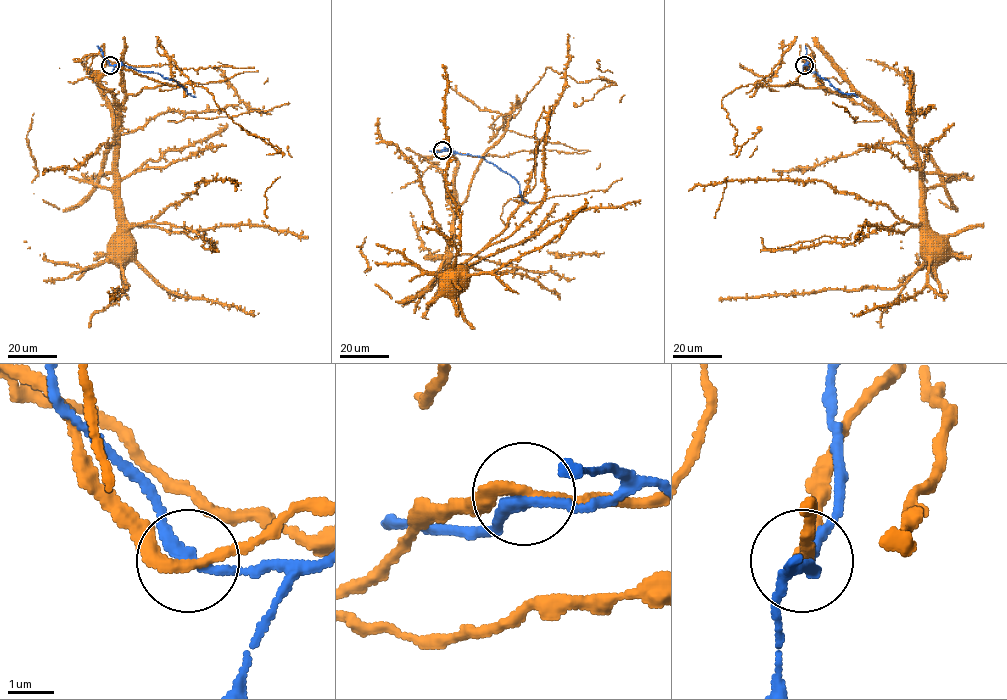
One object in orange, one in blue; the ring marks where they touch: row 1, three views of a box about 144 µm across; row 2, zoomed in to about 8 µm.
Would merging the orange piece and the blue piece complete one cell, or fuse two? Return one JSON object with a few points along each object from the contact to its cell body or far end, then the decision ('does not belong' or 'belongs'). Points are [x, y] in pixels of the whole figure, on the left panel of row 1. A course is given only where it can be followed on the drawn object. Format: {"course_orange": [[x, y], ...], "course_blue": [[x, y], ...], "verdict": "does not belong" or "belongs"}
{"course_orange": [[110, 64], [100, 55], [136, 66], [246, 71], [126, 97], [117, 166], [125, 222], [120, 247]], "course_blue": [[110, 64], [156, 72], [174, 80], [196, 97]], "verdict": "does not belong"}

